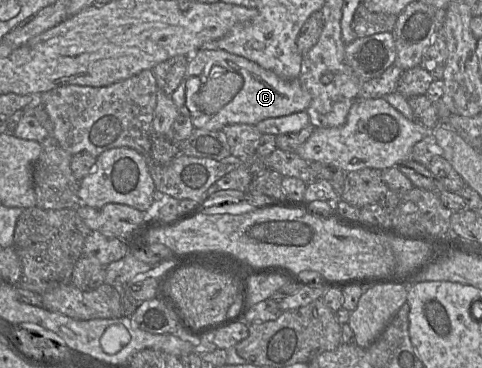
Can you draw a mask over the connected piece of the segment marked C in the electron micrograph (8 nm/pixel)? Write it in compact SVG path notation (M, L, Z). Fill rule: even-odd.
M201 48L190 56L186 73L177 87L171 94L179 114L187 116L195 129L205 129L209 131L220 131L226 125L249 124L255 125L267 118L276 118L292 113L306 111L311 103L311 95L302 87L299 79L285 80L277 76L274 72L264 69L257 63L244 57L229 53L222 49ZM214 66L220 66L229 72L236 72L243 77L243 86L234 98L214 115L193 115L186 105L187 81L191 77L199 77L203 85L208 80L210 70Z

